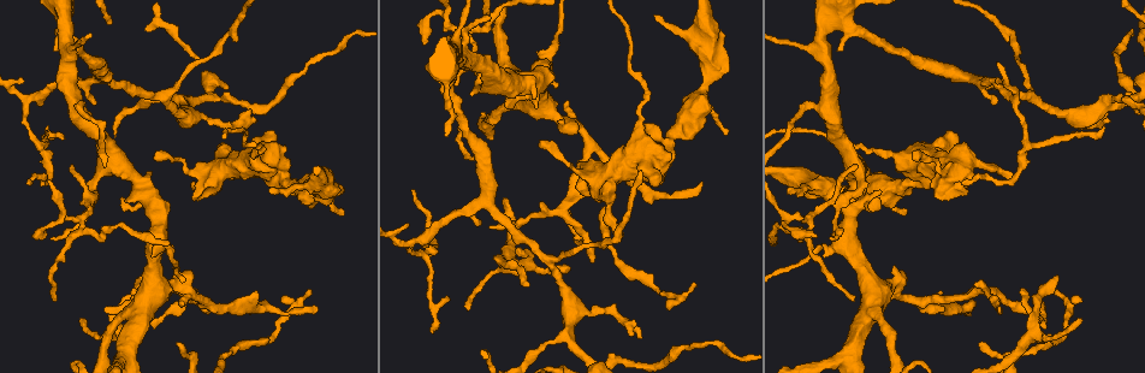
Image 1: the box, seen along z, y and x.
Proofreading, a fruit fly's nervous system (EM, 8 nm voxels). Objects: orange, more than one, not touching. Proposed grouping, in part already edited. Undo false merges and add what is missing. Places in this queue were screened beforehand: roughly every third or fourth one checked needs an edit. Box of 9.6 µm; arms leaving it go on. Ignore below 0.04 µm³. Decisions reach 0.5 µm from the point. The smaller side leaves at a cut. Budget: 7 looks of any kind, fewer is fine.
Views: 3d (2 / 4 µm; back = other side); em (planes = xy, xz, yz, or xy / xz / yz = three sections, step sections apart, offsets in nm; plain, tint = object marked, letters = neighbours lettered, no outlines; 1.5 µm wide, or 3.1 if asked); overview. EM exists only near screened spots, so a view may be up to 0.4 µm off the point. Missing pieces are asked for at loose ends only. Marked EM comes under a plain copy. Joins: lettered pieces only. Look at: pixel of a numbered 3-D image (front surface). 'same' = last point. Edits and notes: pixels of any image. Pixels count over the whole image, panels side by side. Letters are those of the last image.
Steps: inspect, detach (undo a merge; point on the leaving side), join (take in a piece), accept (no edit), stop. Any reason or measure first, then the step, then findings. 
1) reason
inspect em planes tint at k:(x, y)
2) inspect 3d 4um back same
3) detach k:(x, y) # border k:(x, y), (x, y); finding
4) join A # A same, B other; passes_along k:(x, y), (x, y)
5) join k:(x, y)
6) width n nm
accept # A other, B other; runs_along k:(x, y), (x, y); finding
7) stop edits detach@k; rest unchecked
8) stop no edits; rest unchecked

three arms meet
inspect 3d 4um at 1:(463, 55)

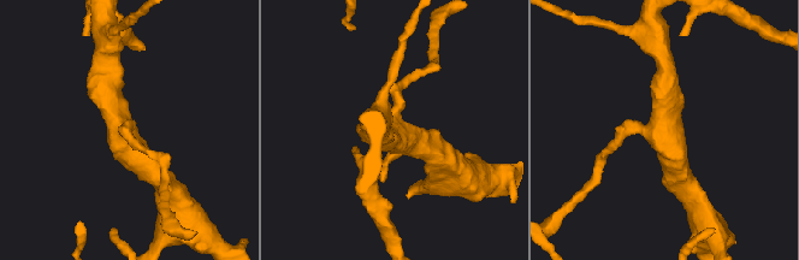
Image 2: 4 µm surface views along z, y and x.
arms 3; arm_widths 180, 340, 380 nm; shape alone is not enough
inspect em xz step 4 letters at 2:(665, 129)

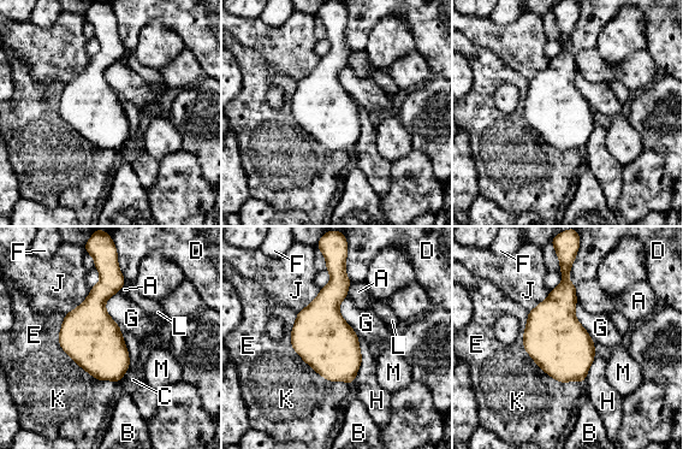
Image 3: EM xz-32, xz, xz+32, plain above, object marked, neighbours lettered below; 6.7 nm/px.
accept # A other, B other, C other, D other, E other, F other, G other, H other, J other, K other, L other, M other; border 3:(129, 366), (118, 383); all the same neuron

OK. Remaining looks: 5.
tapers out
inspect em planes tint at 1:(339, 211)

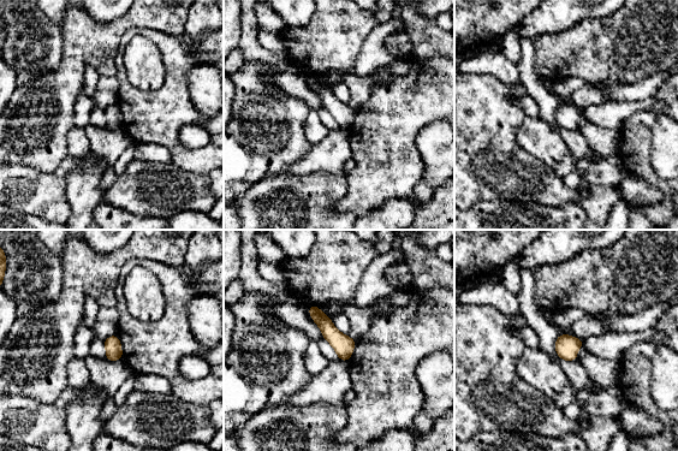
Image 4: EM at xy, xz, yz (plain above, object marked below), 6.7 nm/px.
what lies round it
inspect em planes letters same

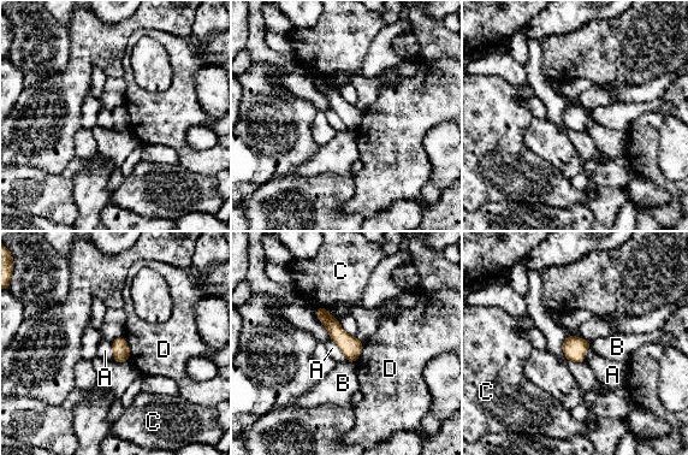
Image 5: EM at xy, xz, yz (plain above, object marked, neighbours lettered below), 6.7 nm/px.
accept # A other, B other, C other, D other; none of them fits

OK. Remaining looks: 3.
thin end
inspect em planes letters at 1:(464, 305)

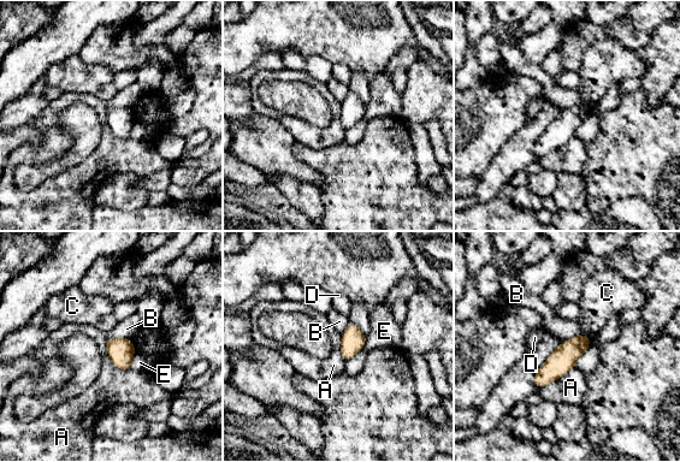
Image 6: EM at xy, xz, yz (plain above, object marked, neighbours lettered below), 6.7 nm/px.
accept # A other, B other, C other, D other, E other; border 6:(106, 338), (108, 359), (130, 369); none of them fits

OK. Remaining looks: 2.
stop no edits; rest unchecked

